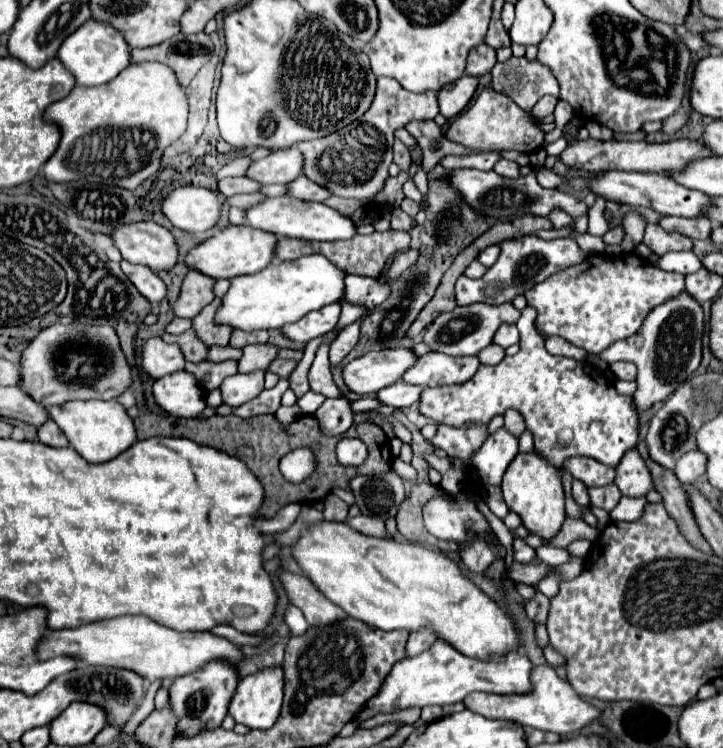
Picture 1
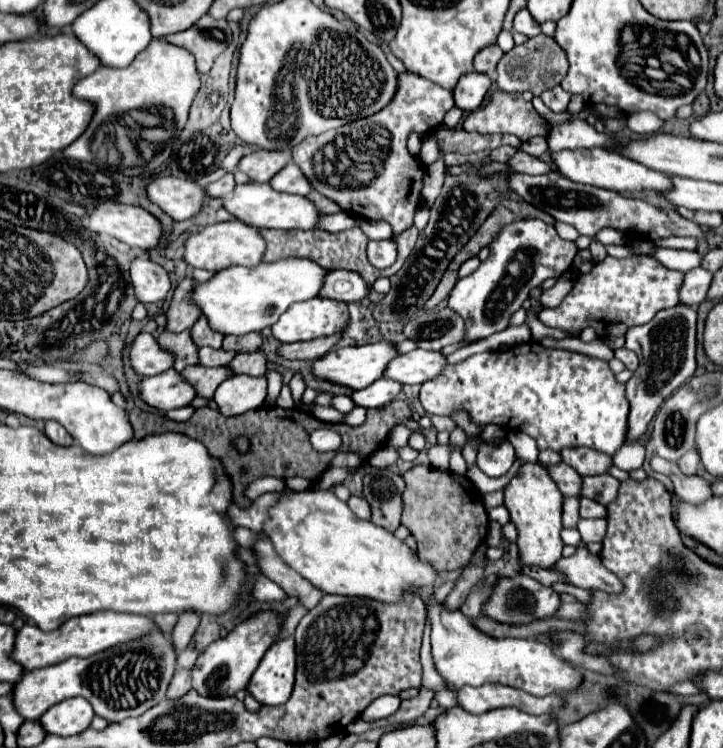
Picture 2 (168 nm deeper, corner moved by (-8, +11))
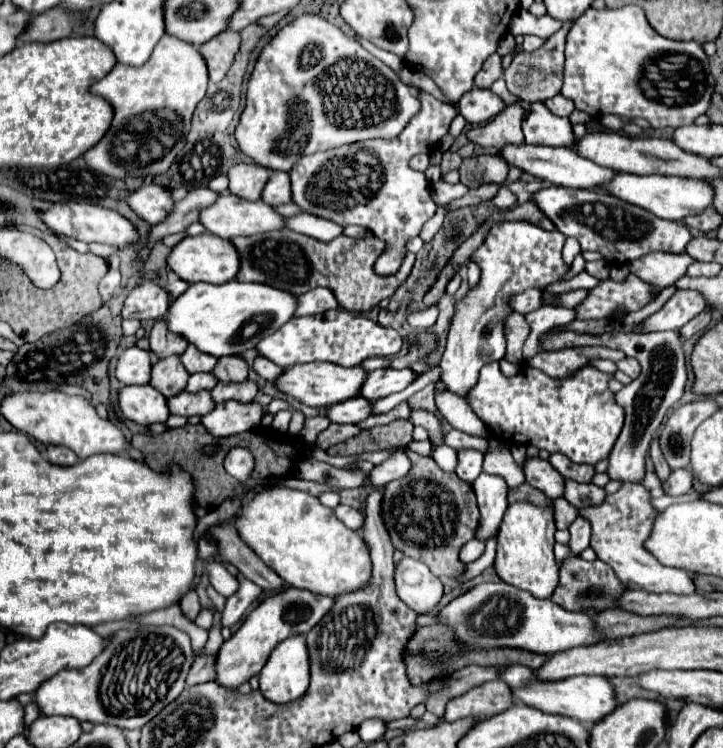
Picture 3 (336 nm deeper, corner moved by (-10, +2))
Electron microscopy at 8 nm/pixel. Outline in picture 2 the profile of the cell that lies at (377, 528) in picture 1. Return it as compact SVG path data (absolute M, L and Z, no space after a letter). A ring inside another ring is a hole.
M350 497L348 499L348 507L356 513L356 517L360 517L364 521L370 519L370 505L362 497Z

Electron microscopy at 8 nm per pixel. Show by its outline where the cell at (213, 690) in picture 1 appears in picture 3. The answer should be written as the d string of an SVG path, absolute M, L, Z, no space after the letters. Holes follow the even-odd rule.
M286 588L278 594L268 596L264 602L258 604L258 608L250 612L250 616L232 634L232 638L220 646L216 662L216 674L218 674L216 680L222 682L224 686L238 688L242 682L256 676L278 642L294 634L308 634L322 620L322 614L328 614L332 610L334 600L336 598L294 588Z

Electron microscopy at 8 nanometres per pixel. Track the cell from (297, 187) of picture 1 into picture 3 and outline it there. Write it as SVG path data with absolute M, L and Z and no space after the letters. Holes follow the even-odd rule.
M274 172L264 190L262 190L262 200L270 206L280 206L290 202L290 178L286 172Z

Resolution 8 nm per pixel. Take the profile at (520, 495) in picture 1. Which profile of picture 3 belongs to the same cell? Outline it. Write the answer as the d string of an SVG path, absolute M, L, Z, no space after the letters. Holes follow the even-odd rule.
M516 502L508 506L496 546L494 570L502 582L530 592L534 598L550 598L558 586L558 564L554 558L554 512L550 506L530 506L530 502Z

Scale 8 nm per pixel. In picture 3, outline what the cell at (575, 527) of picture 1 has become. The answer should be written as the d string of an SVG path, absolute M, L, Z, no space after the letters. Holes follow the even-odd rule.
M556 498L552 502L552 508L554 508L554 522L558 530L566 530L578 516L578 508L570 506L570 502L566 502L564 498Z

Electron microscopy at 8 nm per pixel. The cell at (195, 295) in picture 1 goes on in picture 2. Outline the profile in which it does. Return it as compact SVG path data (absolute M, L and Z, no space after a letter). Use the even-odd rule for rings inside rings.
M186 275L182 279L182 283L176 287L172 303L166 311L166 317L168 317L166 329L168 331L174 331L174 333L184 331L184 329L190 329L198 321L200 307L196 303L192 303L194 287L196 287L196 281L190 275Z

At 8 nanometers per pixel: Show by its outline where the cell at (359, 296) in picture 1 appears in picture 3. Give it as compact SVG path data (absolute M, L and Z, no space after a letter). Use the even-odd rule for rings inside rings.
M314 288L302 296L298 296L298 306L294 316L312 316L326 312L330 308L338 308L338 302L334 302L334 296L326 288Z

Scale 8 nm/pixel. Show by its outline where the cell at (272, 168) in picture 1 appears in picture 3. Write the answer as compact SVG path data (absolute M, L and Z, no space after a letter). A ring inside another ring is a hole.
M236 164L228 170L228 190L246 200L258 200L272 170L258 164Z

